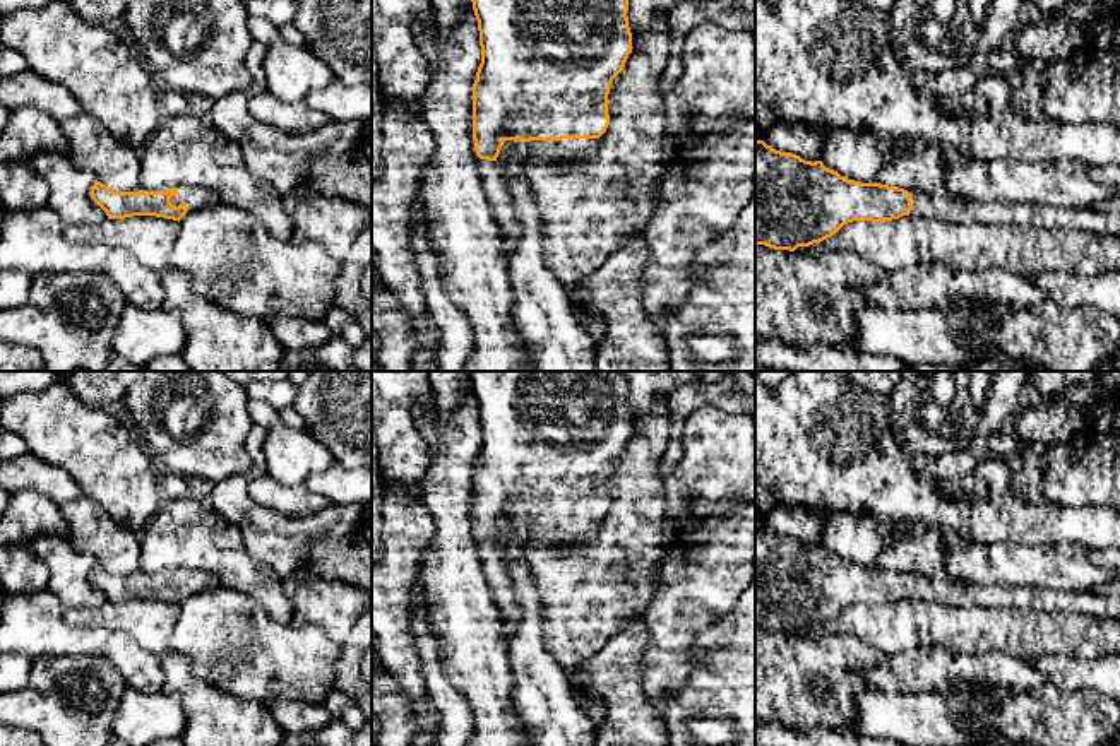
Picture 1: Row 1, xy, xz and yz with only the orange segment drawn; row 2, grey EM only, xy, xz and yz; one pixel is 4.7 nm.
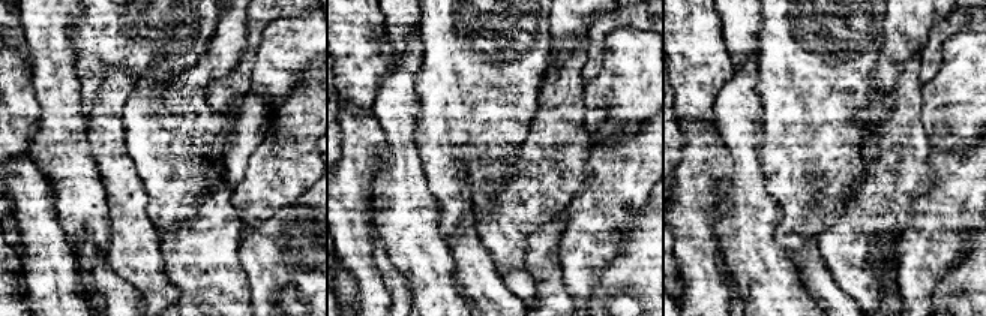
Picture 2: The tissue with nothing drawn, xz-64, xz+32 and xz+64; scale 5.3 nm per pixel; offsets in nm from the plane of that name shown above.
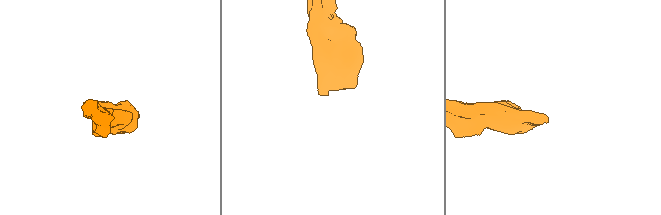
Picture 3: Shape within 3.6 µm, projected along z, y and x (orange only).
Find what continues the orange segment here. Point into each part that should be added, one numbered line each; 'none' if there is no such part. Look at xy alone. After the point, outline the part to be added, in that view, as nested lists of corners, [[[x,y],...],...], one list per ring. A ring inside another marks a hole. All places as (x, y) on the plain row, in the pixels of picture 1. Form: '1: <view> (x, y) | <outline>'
1: xy (196, 580) | [[[176,568],[176,570],[161,570],[156,573],[147,575],[166,575],[170,571],[176,571],[178,577],[170,582],[170,585],[178,590],[180,587],[185,587],[188,590],[187,597],[199,594],[202,590],[212,590],[219,587],[219,580],[216,575],[204,571],[204,570],[187,570],[187,568]]]

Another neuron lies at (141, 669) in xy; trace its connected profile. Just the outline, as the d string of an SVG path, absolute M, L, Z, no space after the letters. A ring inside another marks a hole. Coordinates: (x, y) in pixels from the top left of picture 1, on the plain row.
M122 631L110 633L104 657L120 671L128 688L144 693L163 691L161 655L144 650L130 635Z

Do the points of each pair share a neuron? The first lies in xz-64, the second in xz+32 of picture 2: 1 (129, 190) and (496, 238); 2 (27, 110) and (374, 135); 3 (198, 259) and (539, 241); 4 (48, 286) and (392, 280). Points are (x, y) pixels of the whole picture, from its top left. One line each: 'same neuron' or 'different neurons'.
1: different neurons
2: same neuron
3: same neuron
4: same neuron

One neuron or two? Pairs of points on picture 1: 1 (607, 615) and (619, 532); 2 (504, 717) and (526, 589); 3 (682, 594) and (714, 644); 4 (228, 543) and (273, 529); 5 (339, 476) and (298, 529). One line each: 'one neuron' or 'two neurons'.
1: one neuron
2: two neurons
3: two neurons
4: two neurons
5: two neurons

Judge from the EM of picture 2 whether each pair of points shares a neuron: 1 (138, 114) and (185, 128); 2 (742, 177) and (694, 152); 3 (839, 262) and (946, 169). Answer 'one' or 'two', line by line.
1: one
2: two
3: two

